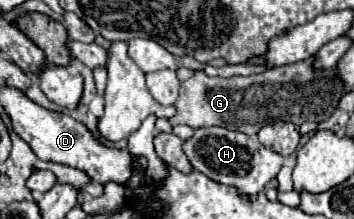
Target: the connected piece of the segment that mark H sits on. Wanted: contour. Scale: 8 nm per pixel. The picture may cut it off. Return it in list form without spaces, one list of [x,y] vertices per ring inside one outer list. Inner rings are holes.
[[[225,127],[197,129],[195,135],[185,141],[183,149],[197,171],[205,173],[209,179],[217,183],[237,185],[237,189],[241,189],[241,193],[249,197],[257,197],[257,193],[265,187],[265,183],[277,177],[283,165],[283,157],[279,153],[273,153],[271,149],[265,149],[257,141],[257,135],[245,135]]]

